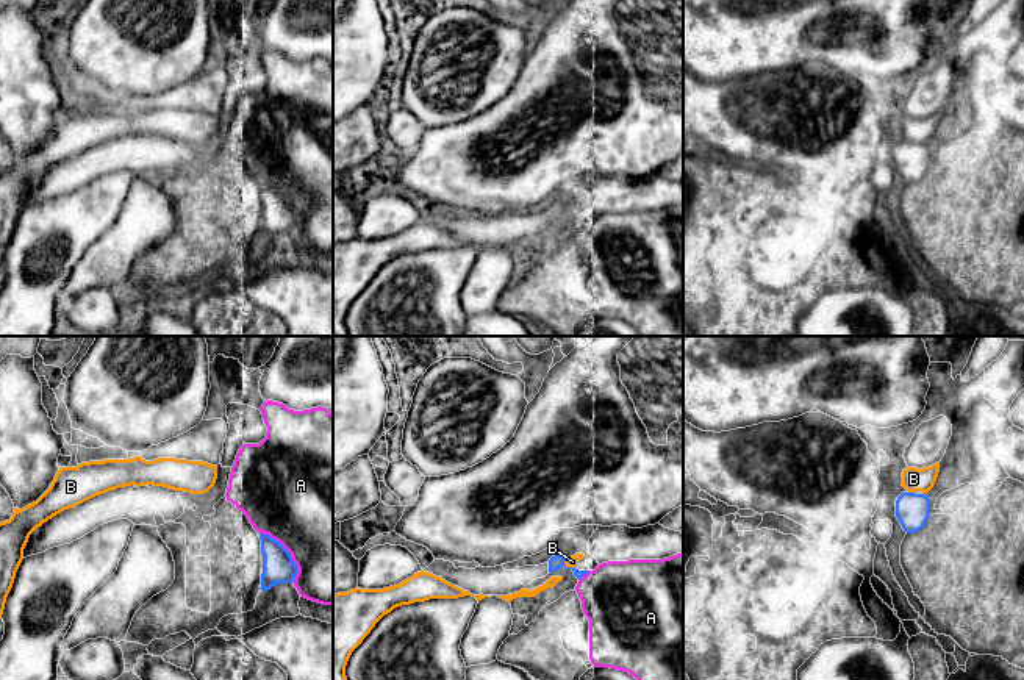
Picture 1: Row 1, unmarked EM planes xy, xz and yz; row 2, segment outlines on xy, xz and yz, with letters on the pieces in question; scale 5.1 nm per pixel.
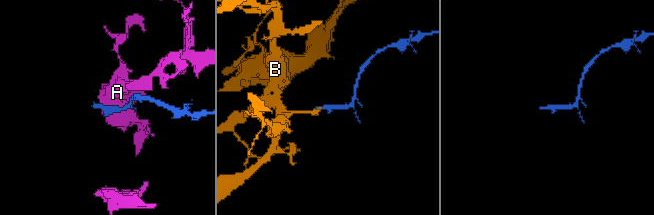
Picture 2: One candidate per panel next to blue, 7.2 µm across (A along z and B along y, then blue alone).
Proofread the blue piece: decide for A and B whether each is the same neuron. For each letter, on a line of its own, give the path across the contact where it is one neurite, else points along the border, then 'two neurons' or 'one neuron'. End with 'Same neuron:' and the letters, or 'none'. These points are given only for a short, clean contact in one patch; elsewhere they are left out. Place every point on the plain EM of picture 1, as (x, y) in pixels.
A: two neurons
B: along xz (563, 211), (566, 216), (574, 218) | two neurons
Same neuron: none

